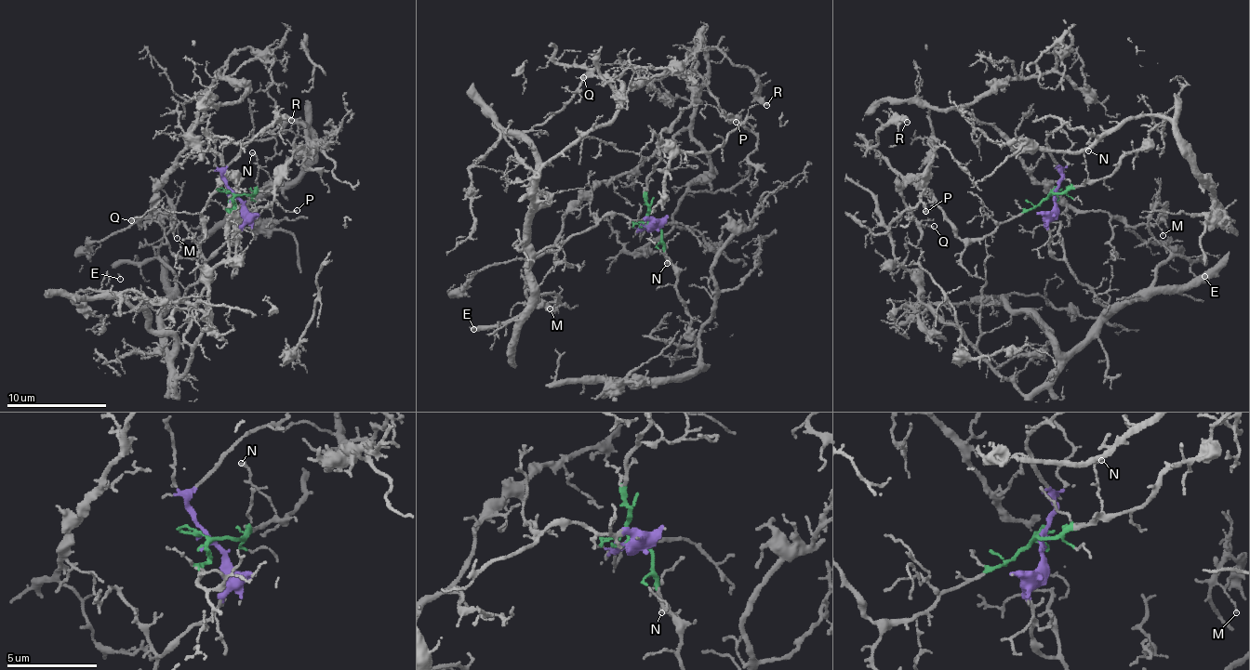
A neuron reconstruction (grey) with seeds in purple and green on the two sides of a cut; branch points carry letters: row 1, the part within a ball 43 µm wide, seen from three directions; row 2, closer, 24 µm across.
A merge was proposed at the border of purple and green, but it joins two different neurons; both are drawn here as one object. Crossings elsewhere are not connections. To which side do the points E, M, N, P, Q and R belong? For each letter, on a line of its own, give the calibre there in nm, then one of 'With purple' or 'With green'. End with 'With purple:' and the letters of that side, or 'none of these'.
E: Thickness 90 nm. With purple
M: Thickness 110 nm. With purple
N: Thickness 140 nm. With green
P: Thickness 110 nm. With green
Q: Thickness 130 nm. With green
R: Thickness 380 nm. With green
With purple: E, M

